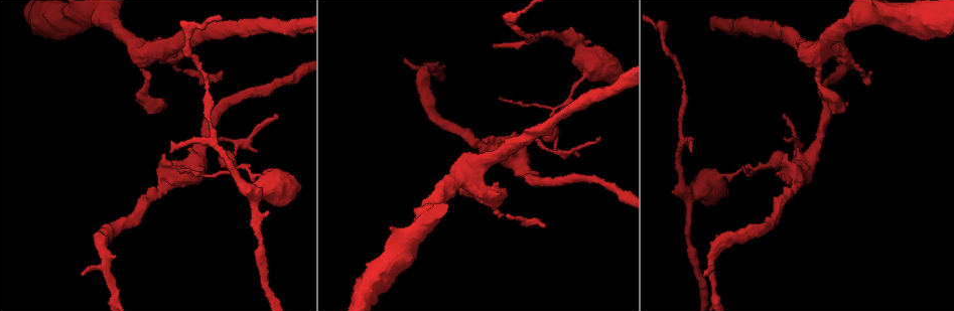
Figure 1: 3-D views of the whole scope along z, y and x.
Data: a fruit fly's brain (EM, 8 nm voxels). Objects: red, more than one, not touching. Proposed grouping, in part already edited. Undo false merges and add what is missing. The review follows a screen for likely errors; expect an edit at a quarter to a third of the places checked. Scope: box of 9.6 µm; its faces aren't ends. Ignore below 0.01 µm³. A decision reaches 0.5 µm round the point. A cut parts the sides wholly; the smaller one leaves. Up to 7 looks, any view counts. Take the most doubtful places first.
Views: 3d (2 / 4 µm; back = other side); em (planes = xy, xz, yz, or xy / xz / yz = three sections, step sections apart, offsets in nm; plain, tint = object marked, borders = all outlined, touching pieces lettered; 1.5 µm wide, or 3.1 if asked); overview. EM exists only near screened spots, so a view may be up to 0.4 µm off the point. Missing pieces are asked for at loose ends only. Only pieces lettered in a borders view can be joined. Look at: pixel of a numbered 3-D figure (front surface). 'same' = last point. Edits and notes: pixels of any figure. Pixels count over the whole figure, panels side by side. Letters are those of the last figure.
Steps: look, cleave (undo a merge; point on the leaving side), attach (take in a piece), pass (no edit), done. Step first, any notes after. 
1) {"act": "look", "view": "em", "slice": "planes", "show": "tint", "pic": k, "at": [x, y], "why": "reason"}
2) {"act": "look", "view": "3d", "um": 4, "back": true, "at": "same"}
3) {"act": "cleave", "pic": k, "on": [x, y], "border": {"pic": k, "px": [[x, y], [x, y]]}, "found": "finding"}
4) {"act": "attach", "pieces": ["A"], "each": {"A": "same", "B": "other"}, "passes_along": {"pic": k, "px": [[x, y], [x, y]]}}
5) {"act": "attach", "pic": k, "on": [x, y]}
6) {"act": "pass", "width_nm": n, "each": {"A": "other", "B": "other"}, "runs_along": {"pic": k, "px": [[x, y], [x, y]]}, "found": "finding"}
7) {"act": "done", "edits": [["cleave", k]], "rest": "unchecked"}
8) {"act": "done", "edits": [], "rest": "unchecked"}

{"act": "look", "view": "em", "slice": "planes", "show": "borders", "pic": 1, "at": [85, 275], "why": "branch stops here"}

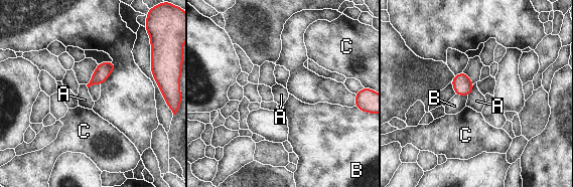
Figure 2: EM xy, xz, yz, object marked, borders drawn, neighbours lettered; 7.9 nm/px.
{"act": "pass", "each": {"A": "other", "B": "other", "C": "other"}, "border": {"pic": 2, "px": [[100, 83], [94, 83], [88, 87]]}, "found": "no lettered piece goes on from it"}

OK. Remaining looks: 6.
{"act": "look", "view": "3d", "um": 2, "pic": 1, "at": [535, 141]}

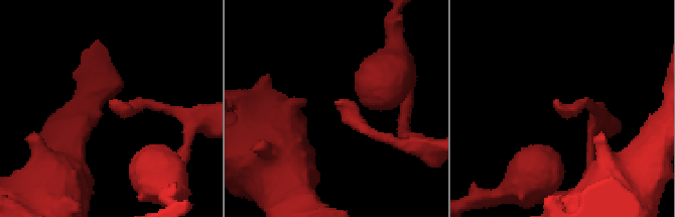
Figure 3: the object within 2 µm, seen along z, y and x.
{"act": "look", "view": "em", "slice": "xy", "step": 4, "show": "borders", "pic": 3, "at": [557, 100], "why": "need the tissue"}

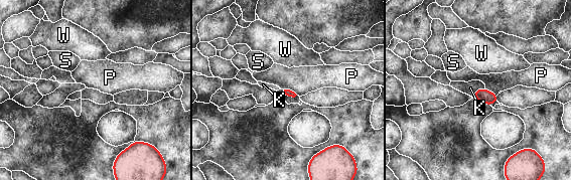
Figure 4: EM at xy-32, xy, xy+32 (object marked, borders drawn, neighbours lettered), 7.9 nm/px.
{"act": "look", "view": "em", "slice": "planes", "show": "borders", "at": "same", "why": "cut it another way"}

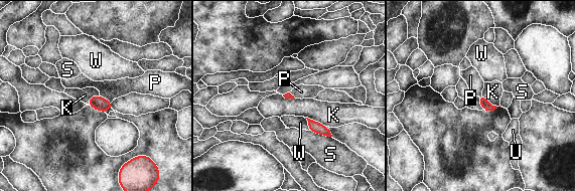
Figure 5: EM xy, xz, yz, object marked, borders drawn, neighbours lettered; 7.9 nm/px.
{"act": "pass", "each": {"K": "other", "P": "other", "S": "other", "U": "other", "W": "other"}, "found": "none of them fits"}

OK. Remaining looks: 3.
{"act": "look", "view": "3d", "um": 4, "pic": 1, "at": [206, 81]}

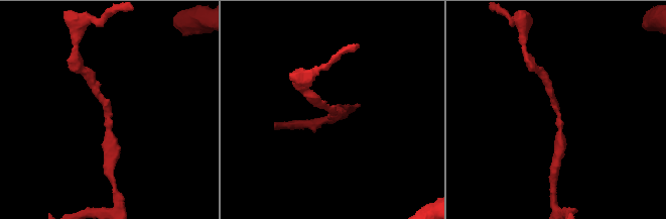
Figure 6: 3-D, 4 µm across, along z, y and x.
{"act": "look", "view": "em", "slice": "xz", "step": 4, "show": "tint", "pic": 6, "at": [334, 115], "arm_widths_nm": [170, 200], "why": "now the EM"}

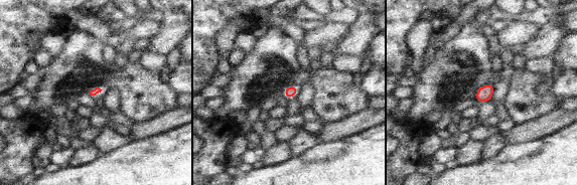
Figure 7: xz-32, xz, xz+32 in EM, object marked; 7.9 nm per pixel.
{"act": "look", "view": "em", "slice": "planes", "show": "borders", "at": "same"}

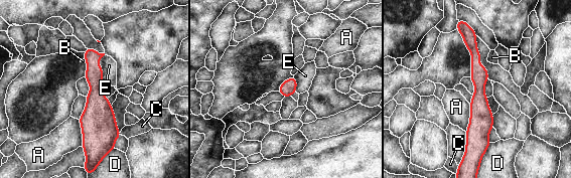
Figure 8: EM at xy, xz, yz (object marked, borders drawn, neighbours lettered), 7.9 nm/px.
{"act": "pass", "width_nm": 120, "each": {"A": "other", "B": "other", "C": "other", "D": "other", "E": "other"}, "runs_along": {"pic": 8, "px": [[468, 29], [479, 74], [474, 149]]}, "found": "continuous, no second neuron"}

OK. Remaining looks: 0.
{"act": "done", "edits": [], "rest": "unchecked"}

